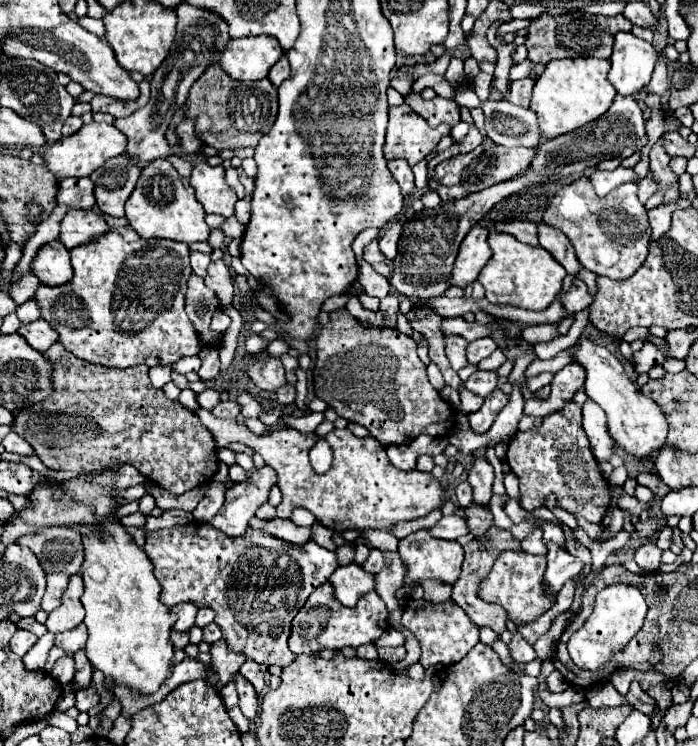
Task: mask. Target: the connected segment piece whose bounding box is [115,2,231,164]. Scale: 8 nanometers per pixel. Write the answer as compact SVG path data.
M185 2L179 4L175 12L179 18L177 36L175 36L173 48L169 50L169 56L165 58L161 68L157 68L157 72L151 78L151 98L149 98L147 106L135 110L127 118L115 120L115 126L129 140L127 154L133 156L135 160L139 160L139 164L147 164L147 160L167 158L167 156L175 154L173 148L165 140L167 126L169 126L173 114L185 104L185 100L189 96L189 88L197 82L201 72L205 72L205 68L209 68L209 64L219 62L223 48L231 40L229 26L215 12L209 12L205 8L193 8L191 4L185 4Z

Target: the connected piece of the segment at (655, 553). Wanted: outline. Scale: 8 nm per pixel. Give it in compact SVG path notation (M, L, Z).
M655 540L647 541L635 550L634 560L647 572L653 572L655 568L659 568L661 550L656 546Z

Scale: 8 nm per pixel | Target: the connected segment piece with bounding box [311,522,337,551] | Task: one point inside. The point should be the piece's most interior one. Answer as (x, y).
(324, 538)

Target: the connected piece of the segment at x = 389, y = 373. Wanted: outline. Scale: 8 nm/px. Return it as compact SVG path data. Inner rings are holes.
M345 308L331 314L331 322L317 332L317 362L313 368L315 394L339 416L365 426L383 446L405 444L405 436L445 436L453 428L453 410L429 384L425 364L417 356L417 344L393 328L365 328Z

